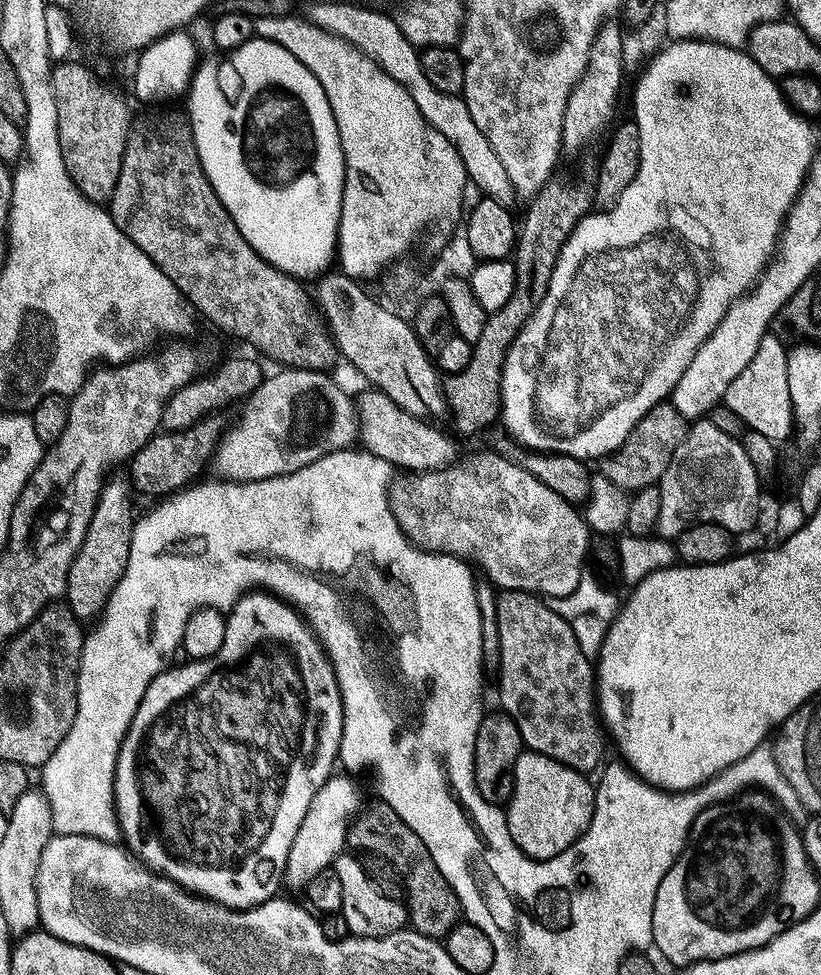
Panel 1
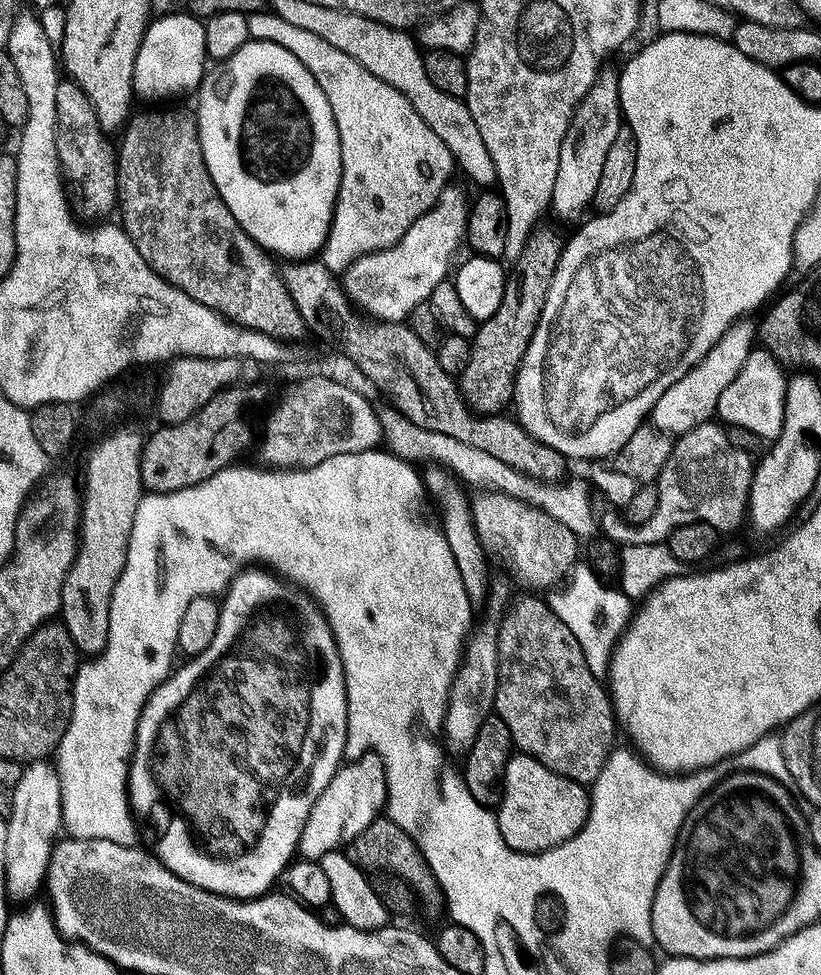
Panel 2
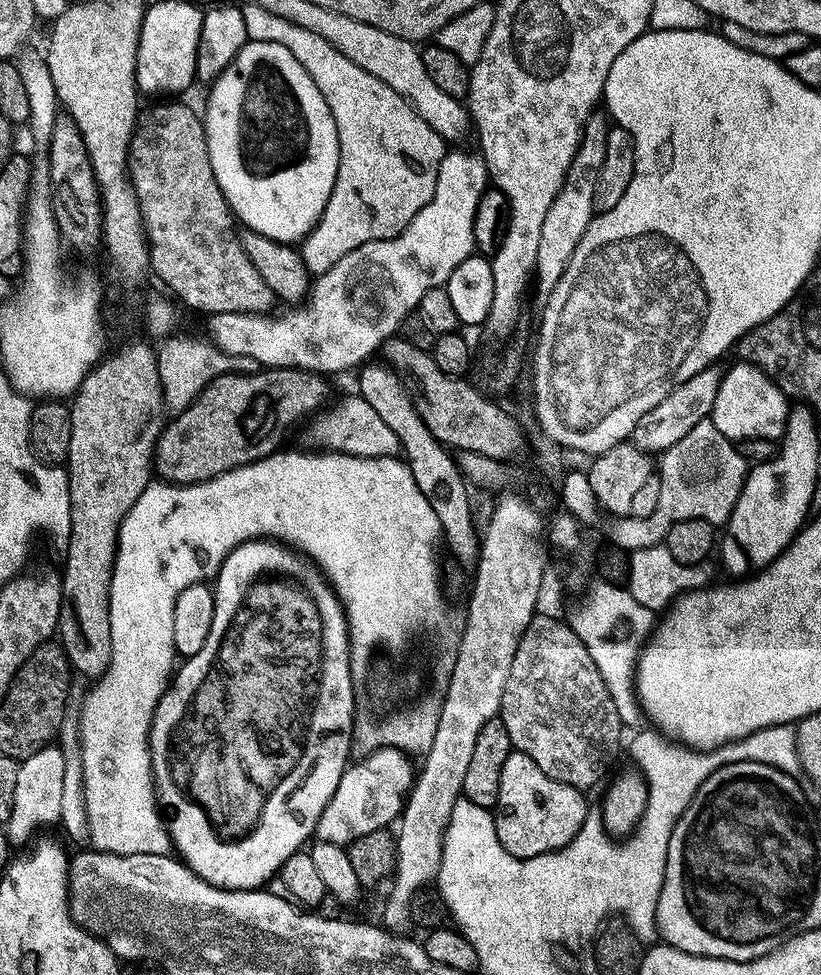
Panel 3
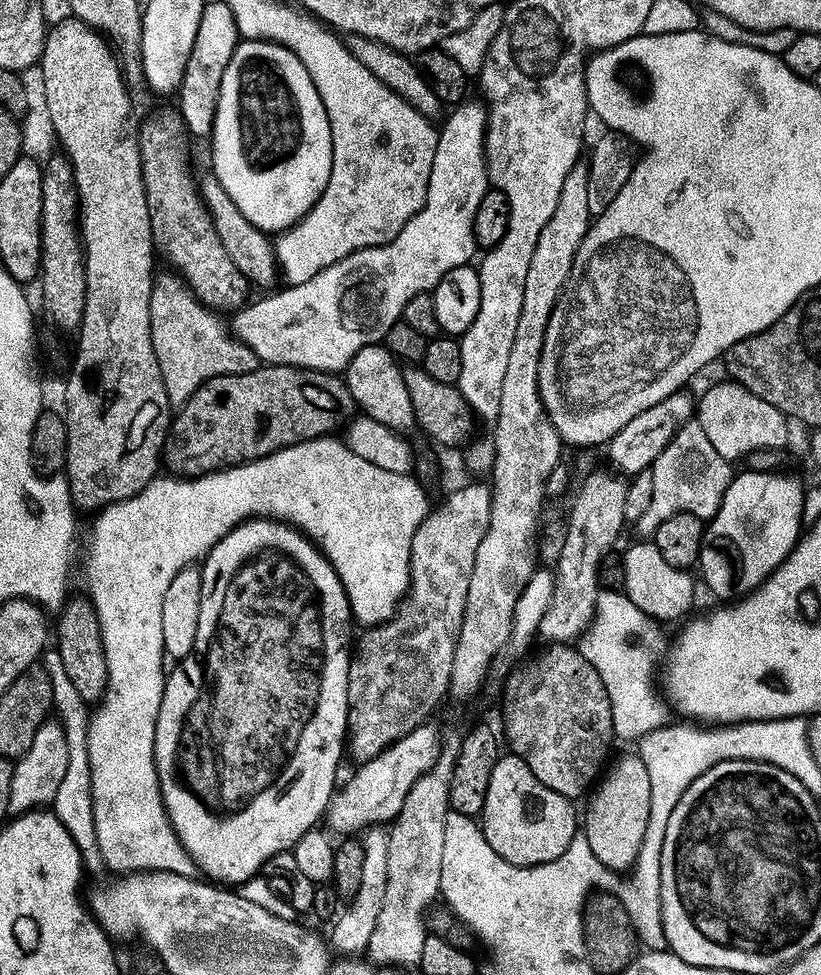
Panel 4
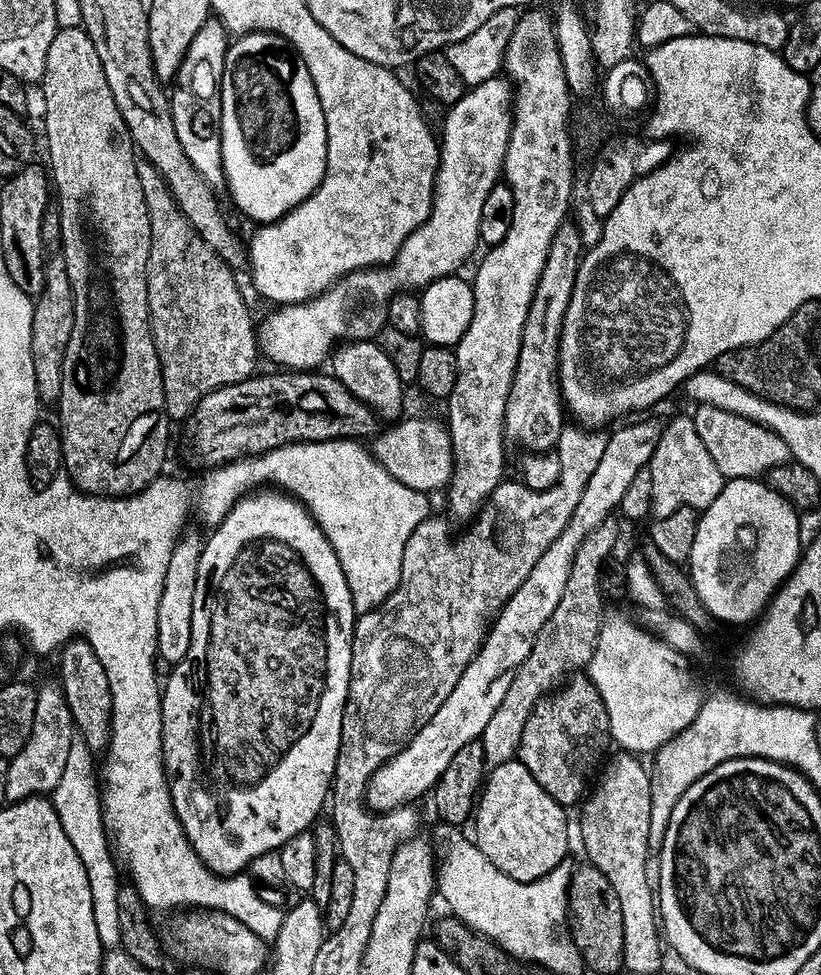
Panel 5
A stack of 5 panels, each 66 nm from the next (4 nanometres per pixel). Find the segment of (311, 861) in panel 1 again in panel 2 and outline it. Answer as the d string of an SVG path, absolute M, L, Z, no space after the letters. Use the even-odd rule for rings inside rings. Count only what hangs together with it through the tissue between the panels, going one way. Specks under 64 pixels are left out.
M367 752L362 758L341 763L326 790L318 794L310 810L310 818L306 818L298 845L303 859L319 862L328 852L337 851L345 841L362 834L362 830L366 830L366 826L381 815L388 799L388 779L384 770L384 763L375 752Z

